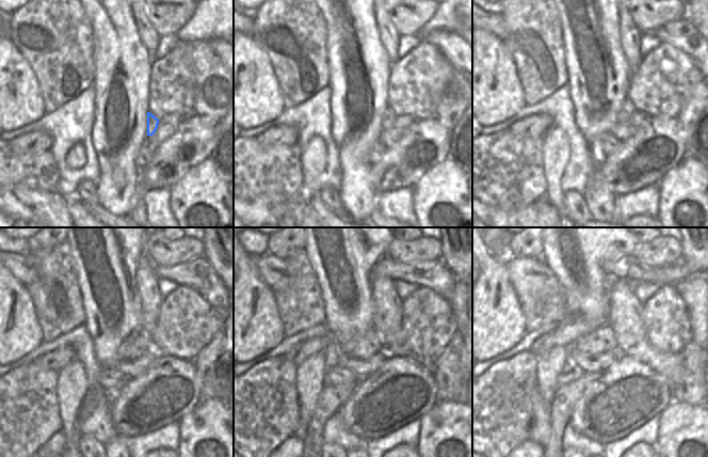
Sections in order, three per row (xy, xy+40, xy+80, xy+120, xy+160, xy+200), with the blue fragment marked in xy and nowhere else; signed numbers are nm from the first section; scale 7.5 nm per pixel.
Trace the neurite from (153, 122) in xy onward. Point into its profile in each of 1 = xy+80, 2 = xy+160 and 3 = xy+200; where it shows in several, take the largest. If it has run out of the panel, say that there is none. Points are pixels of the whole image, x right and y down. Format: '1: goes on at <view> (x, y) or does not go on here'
1: goes on at xy+80 (627, 110)
2: goes on at xy+160 (365, 345)
3: goes on at xy+200 (602, 340)

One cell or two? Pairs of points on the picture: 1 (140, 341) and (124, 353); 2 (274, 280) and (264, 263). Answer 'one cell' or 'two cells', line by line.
1: one cell
2: one cell

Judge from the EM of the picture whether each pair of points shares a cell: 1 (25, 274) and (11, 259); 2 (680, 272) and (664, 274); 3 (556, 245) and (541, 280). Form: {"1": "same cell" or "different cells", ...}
{"1": "same cell", "2": "same cell", "3": "different cells"}

